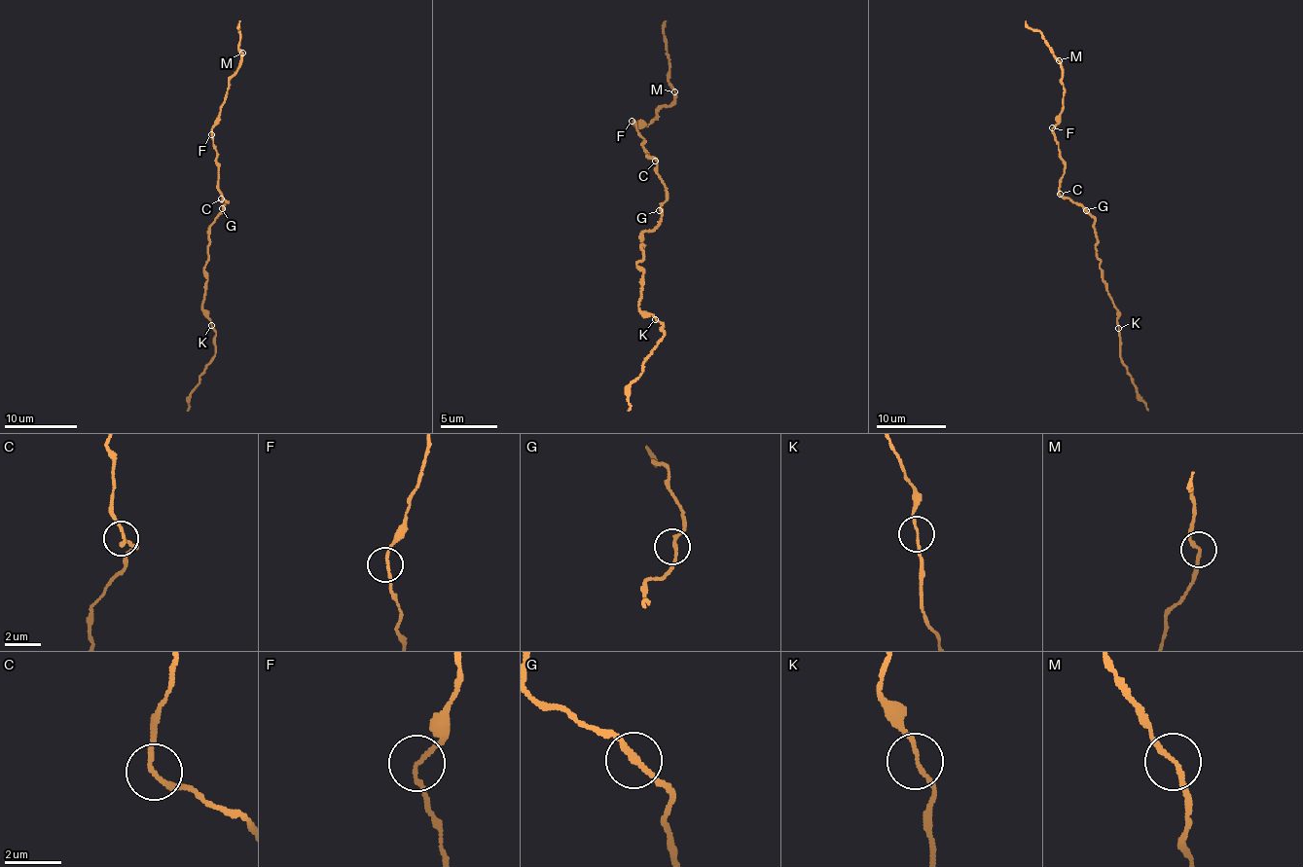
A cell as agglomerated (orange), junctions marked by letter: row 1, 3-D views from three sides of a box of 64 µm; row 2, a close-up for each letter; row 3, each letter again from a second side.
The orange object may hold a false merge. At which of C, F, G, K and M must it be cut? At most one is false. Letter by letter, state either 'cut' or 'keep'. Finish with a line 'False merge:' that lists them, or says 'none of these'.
C: keep
F: keep
G: keep
K: keep
M: keep
False merge: none of these

